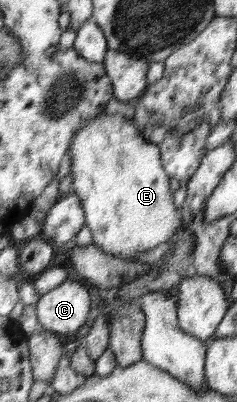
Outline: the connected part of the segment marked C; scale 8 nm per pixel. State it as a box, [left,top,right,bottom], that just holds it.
[37,276,91,333]

